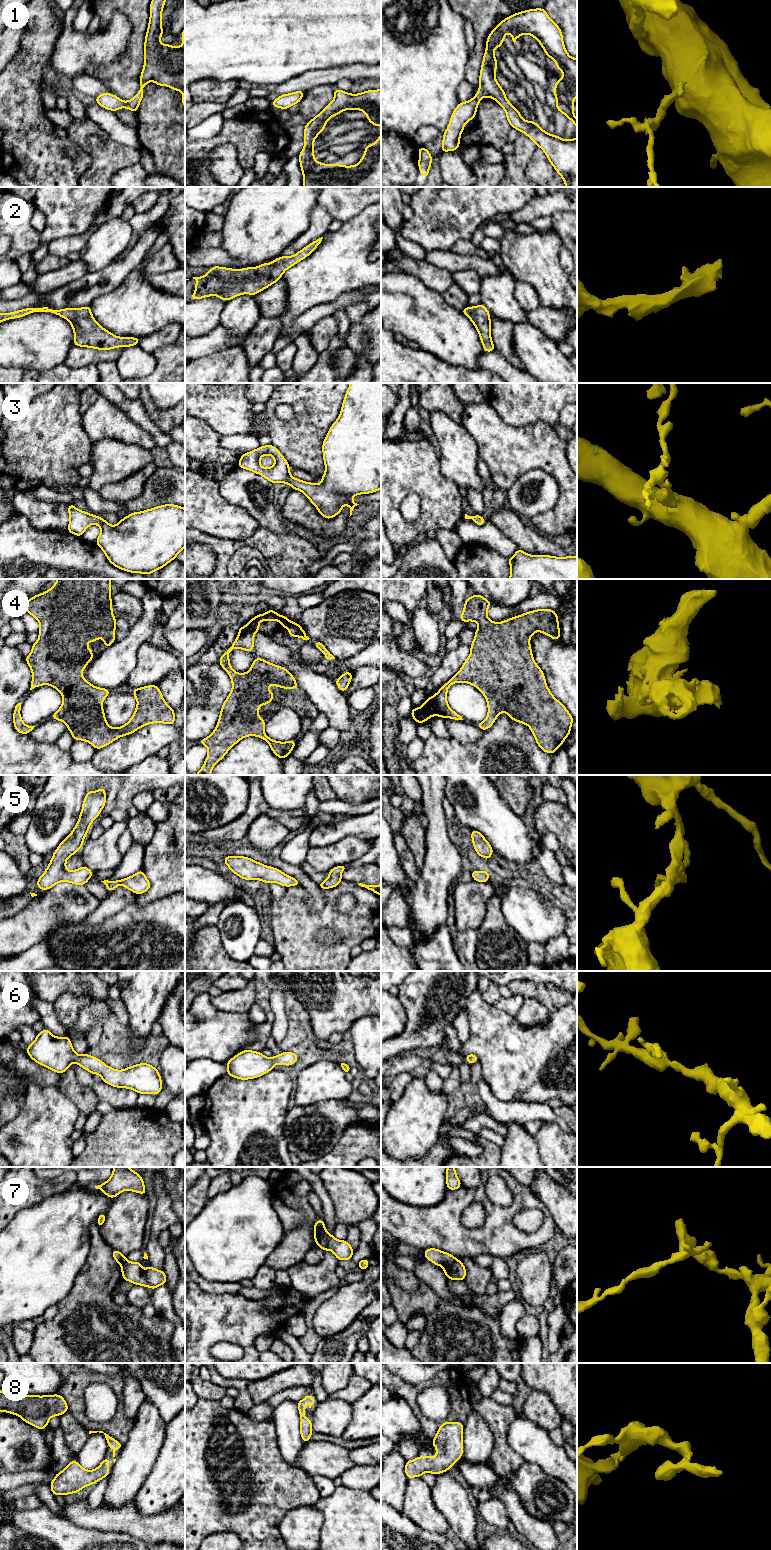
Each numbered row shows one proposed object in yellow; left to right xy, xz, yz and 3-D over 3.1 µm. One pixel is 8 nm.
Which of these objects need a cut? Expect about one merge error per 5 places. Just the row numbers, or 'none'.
7

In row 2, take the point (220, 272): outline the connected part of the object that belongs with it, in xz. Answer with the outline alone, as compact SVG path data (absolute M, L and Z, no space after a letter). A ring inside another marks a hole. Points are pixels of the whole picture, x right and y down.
M323 237L311 242L293 256L281 256L256 268L231 269L213 266L204 276L193 277L196 280L196 288L190 300L216 295L224 301L242 294L254 296L280 280L287 269L308 257L322 239Z

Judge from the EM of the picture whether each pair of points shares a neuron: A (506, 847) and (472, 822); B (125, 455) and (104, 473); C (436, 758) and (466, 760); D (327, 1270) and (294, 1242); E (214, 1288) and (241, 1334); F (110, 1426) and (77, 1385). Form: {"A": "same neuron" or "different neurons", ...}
{"A": "same neuron", "B": "same neuron", "C": "same neuron", "D": "different neurons", "E": "different neurons", "F": "same neuron"}

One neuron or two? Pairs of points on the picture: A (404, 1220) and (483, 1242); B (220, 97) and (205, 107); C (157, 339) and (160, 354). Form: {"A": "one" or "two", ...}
{"A": "one", "B": "two", "C": "two"}

